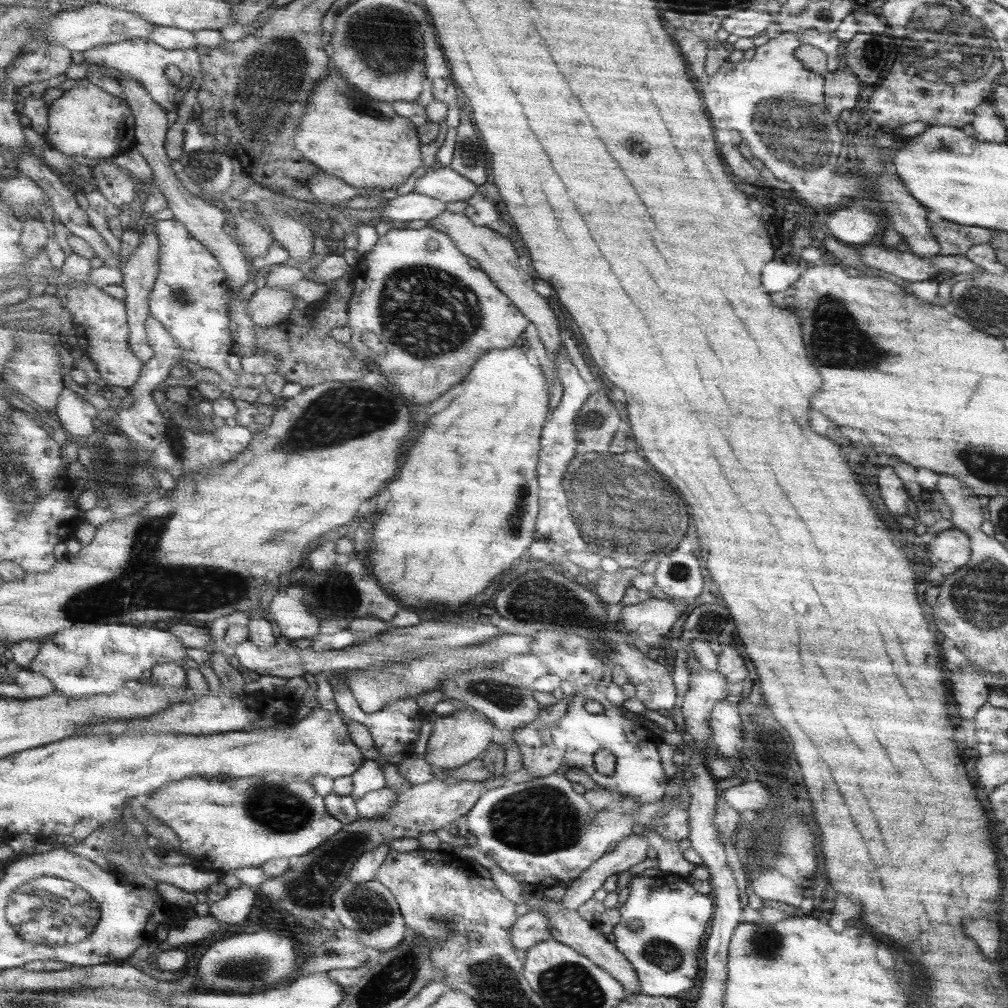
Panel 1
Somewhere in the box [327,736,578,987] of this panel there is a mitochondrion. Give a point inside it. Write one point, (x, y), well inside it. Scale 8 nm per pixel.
(372, 913)

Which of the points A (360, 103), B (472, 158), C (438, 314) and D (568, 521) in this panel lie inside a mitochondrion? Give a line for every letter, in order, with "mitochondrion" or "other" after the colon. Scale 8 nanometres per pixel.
A: mitochondrion
B: mitochondrion
C: mitochondrion
D: mitochondrion

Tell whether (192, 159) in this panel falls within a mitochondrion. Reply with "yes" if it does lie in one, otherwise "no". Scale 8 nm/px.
no

